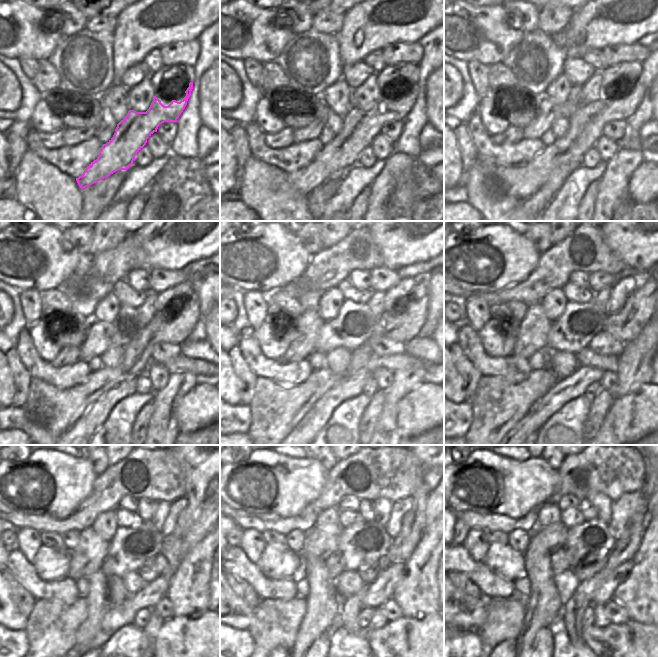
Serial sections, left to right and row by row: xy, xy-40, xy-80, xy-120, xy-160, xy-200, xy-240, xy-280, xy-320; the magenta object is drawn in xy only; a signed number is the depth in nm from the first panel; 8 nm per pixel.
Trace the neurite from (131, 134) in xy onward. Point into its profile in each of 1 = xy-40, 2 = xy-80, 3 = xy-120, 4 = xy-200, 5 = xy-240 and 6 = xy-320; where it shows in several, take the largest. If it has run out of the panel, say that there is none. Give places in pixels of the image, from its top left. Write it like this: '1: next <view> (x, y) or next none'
1: next xy-40 (360, 127)
2: next xy-80 (586, 126)
3: next xy-120 (56, 409)
4: next xy-200 (498, 405)
5: next xy-240 (51, 626)
6: next xy-320 (505, 616)

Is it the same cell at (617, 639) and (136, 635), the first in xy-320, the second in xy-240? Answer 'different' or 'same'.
different

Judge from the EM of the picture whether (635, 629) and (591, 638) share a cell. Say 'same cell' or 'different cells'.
same cell

